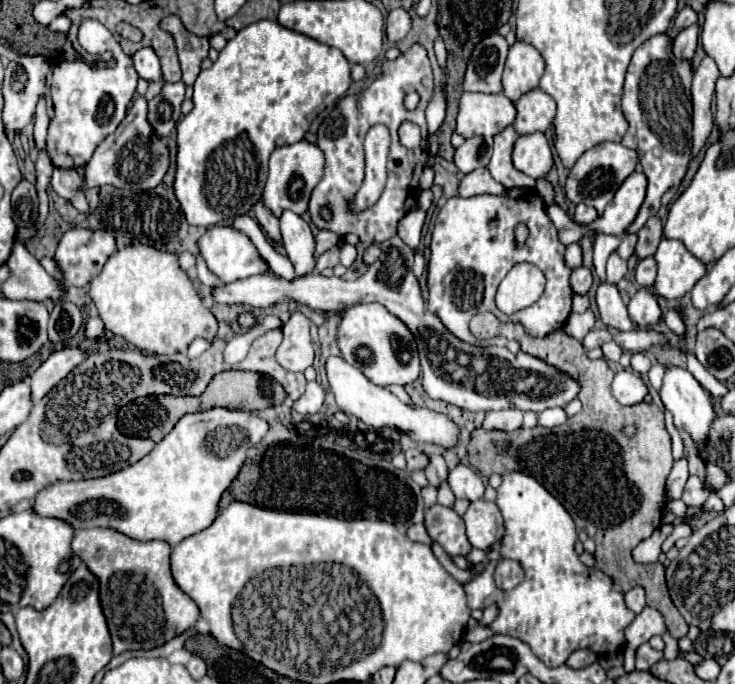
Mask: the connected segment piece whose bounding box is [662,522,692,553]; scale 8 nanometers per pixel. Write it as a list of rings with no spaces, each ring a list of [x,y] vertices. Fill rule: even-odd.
[[[682,522],[678,526],[674,526],[674,531],[662,545],[662,551],[666,553],[674,546],[675,542],[679,538],[684,538],[684,537],[690,536],[691,534],[692,534],[692,529],[685,522]]]

